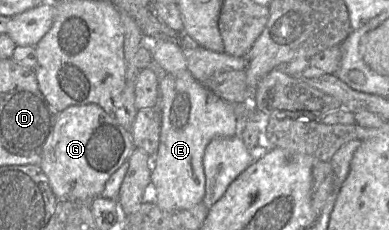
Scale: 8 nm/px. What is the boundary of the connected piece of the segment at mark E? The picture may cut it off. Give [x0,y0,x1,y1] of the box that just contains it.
[151,71,238,211]

